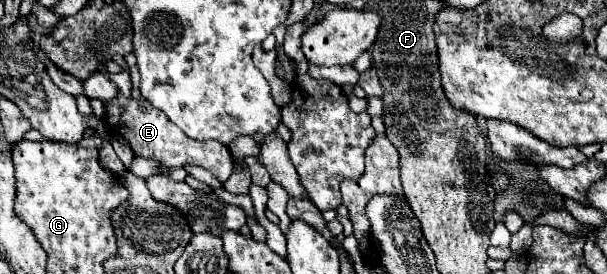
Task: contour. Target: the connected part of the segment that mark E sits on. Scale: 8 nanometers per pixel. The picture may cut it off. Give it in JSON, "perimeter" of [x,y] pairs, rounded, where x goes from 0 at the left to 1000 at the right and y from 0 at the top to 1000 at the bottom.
{"perimeter":[[[193,343],[186,365],[170,372],[170,380],[173,380],[173,445],[176,445],[180,482],[186,460],[189,489],[206,504],[206,518],[216,533],[222,569],[259,584],[278,613],[305,613],[305,599],[331,606],[331,613],[344,620],[351,642],[357,642],[364,664],[371,664],[381,642],[384,584],[381,584],[381,555],[371,526],[325,518],[325,511],[311,504],[308,489],[301,489],[301,474],[285,460],[285,445],[278,445],[278,431],[272,431],[272,416],[265,416],[265,401],[259,401],[236,350],[216,358],[216,350]]]}

